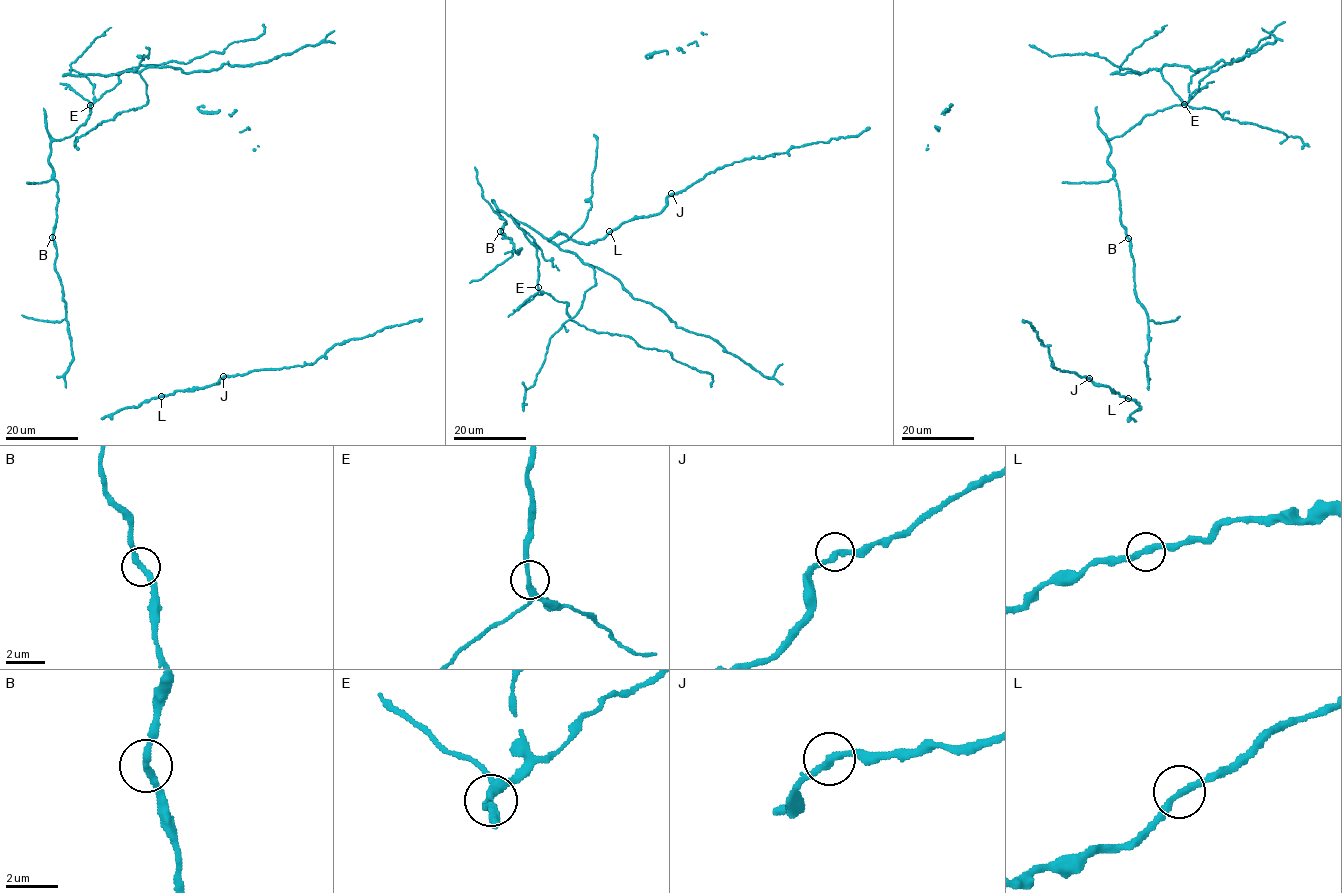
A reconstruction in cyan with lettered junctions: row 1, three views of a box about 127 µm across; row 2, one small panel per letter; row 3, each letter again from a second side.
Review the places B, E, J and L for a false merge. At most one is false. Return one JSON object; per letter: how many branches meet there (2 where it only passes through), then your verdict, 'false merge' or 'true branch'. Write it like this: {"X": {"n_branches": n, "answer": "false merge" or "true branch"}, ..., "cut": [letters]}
{"B": {"n_branches": 2, "answer": "true branch"}, "E": {"n_branches": 2, "answer": "true branch"}, "J": {"n_branches": 2, "answer": "true branch"}, "L": {"n_branches": 2, "answer": "true branch"}, "cut": []}

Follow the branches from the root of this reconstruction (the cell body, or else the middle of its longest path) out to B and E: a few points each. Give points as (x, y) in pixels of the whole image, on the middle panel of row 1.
B: (523, 231), (510, 216), (496, 212), (506, 223), (500, 231)
E: (523, 231), (536, 249), (538, 287)

